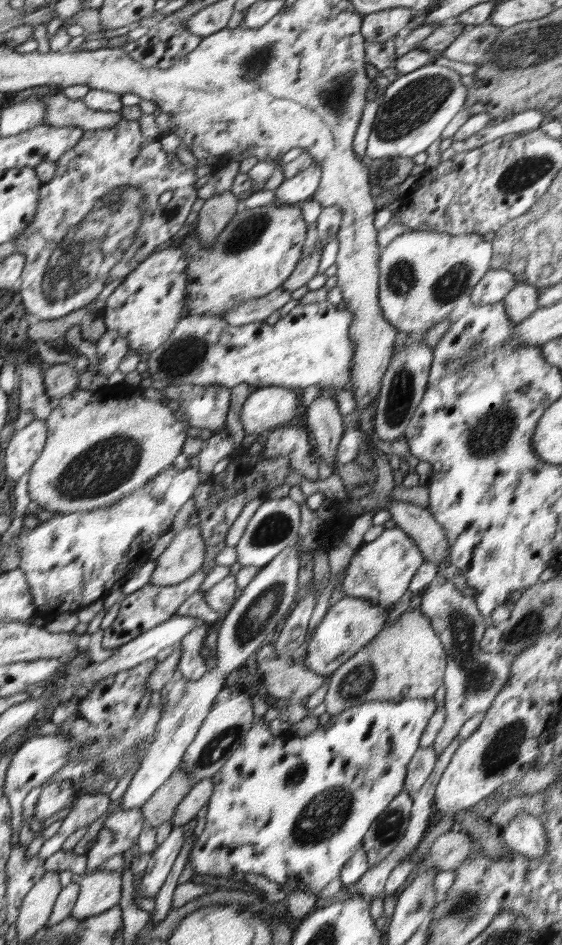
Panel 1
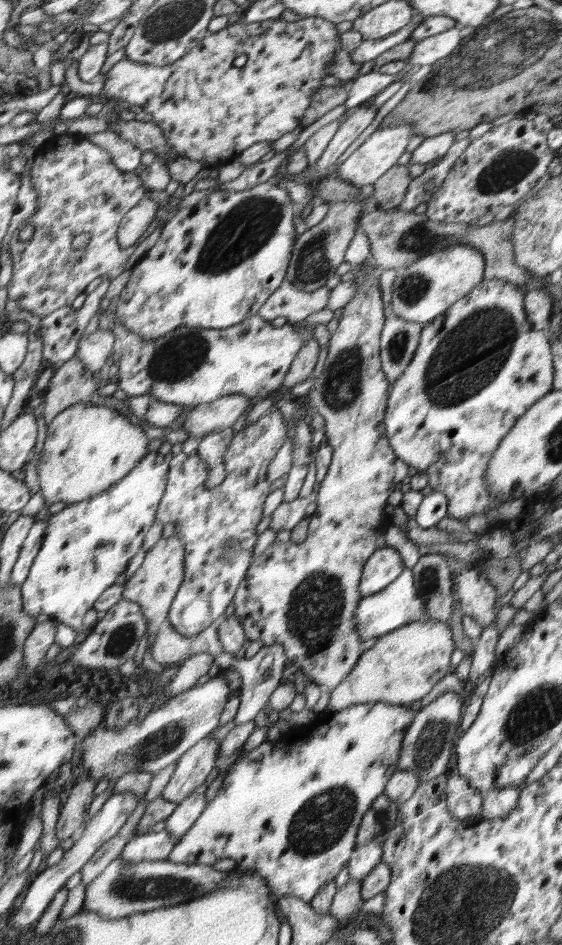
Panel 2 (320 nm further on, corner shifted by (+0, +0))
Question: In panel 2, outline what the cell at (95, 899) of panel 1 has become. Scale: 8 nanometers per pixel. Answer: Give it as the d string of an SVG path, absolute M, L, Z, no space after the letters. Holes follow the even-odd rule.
M166 829L160 832L148 830L130 839L120 856L123 858L123 864L128 866L140 861L163 861L169 858L176 844L177 840L170 831Z

